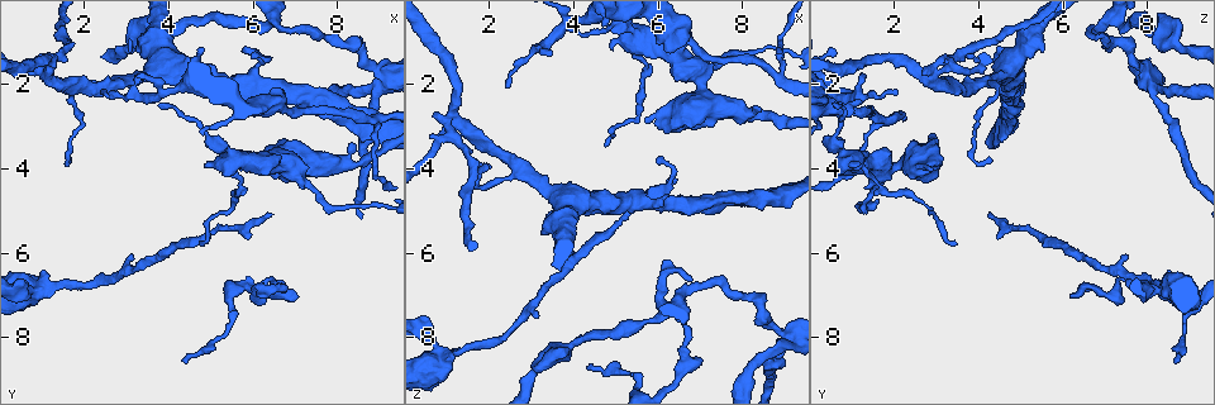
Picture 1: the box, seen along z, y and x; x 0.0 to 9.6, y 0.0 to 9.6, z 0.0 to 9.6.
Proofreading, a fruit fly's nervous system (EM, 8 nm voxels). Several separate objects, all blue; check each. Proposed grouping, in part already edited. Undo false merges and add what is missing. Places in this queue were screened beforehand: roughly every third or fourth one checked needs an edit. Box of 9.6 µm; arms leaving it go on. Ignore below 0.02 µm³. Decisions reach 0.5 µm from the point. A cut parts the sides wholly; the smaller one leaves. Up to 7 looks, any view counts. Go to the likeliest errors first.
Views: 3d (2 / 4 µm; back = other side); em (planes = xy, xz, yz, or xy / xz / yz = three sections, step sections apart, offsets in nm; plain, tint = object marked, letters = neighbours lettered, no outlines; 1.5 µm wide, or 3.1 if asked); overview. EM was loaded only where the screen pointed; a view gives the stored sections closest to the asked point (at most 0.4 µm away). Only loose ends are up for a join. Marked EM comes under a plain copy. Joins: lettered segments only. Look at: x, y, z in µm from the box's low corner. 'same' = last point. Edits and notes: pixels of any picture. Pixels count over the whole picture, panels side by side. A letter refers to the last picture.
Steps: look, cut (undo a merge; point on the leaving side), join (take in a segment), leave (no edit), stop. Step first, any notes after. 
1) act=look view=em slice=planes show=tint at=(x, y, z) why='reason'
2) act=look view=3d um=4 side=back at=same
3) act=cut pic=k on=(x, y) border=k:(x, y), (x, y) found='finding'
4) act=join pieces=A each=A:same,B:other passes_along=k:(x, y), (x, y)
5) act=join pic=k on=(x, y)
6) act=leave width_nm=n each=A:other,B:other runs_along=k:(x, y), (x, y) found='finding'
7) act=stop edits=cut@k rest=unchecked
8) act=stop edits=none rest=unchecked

act=look view=em slice=xz step=8 show=tint at=(3.75, 2.35, 0.65) why='four-way junction'

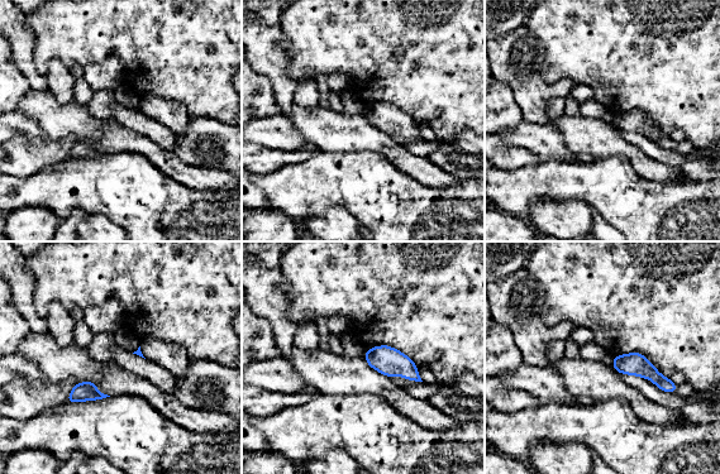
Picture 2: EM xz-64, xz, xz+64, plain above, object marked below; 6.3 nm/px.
act=look view=em slice=planes show=letters at=same

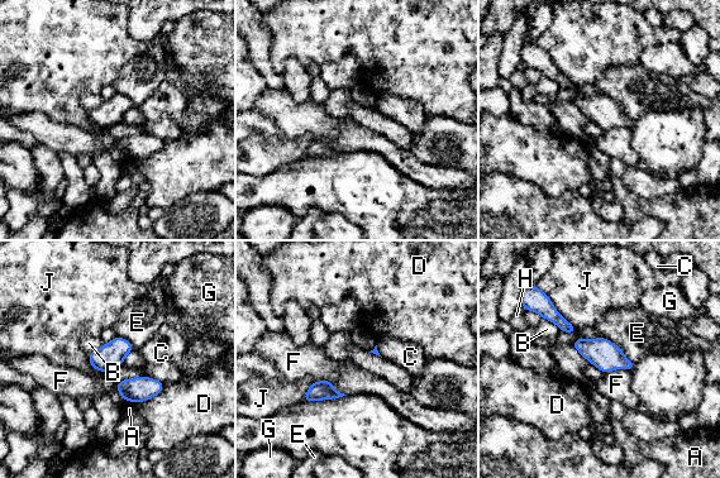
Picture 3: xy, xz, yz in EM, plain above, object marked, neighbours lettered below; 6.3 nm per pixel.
act=leave longest_contact=J:300nm each=A:other,B:other,C:other,D:other,E:other,F:other,G:other,H:other,J:other border=3:(313, 381), (329, 381), (346, 395) found='one cell here'

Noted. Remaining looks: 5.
act=look view=em slice=xy step=8 show=tint at=(4.90, 3.85, 1.15) why='an open end'

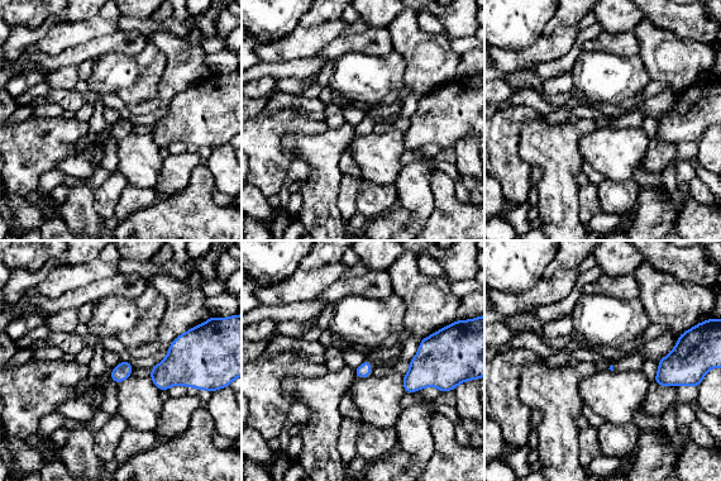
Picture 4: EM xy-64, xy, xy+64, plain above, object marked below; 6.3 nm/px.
act=look view=em slice=xy step=8 show=letters at=same

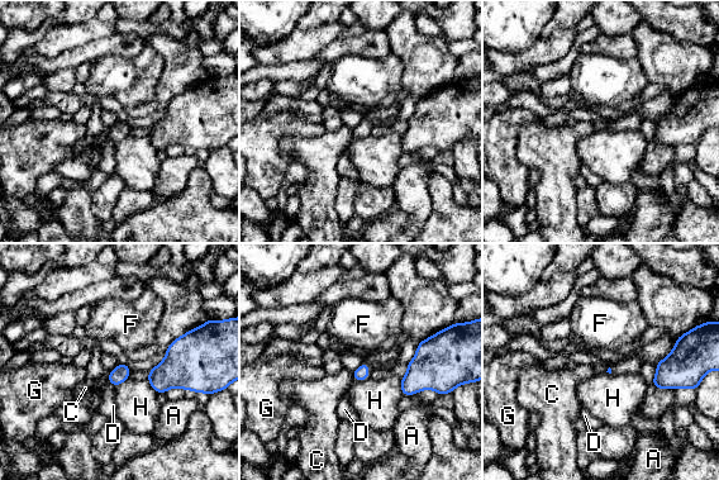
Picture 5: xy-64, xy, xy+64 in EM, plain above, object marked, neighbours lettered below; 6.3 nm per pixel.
act=leave each=A:other,C:other,D:other,F:other,G:other,H:other border=5:(352, 372), (355, 379) found='none of them fits'

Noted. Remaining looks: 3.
act=look view=3d um=4 at=(5.75, 3.95, 2.90) why='free end'

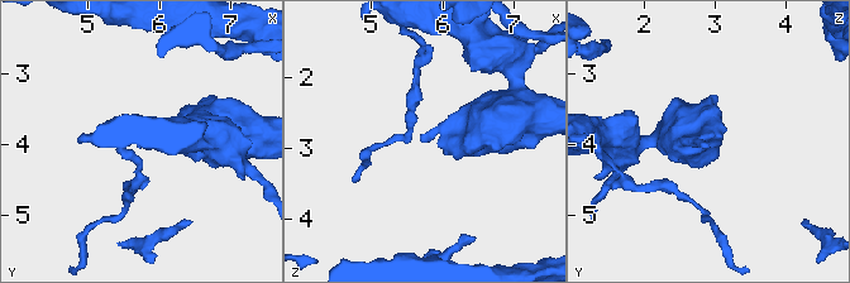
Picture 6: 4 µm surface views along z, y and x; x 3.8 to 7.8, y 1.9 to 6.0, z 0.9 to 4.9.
act=look view=em slice=xy step=8 show=tint at=(5.70, 4.05, 2.85) why='now the EM'

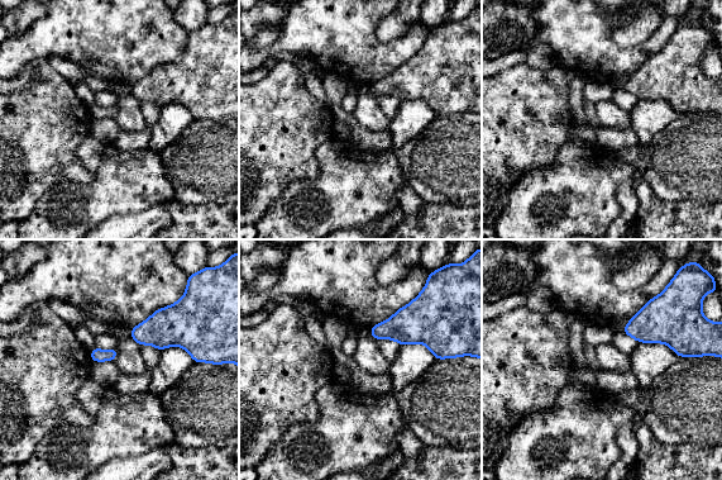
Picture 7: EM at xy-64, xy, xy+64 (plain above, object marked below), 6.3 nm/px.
act=look view=em slice=planes show=letters at=same why='another direction'

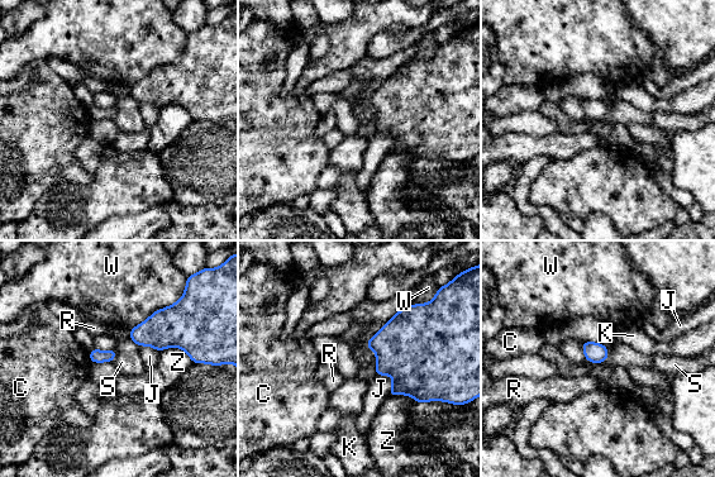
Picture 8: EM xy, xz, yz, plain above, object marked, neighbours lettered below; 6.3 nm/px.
act=leave each=C:other,J:other,K:other,R:other,S:other,W:other,Z:other border=8:(87, 353), (93, 362) found='no lettered segment goes on from it'

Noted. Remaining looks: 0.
act=stop edits=none rest=unchecked

